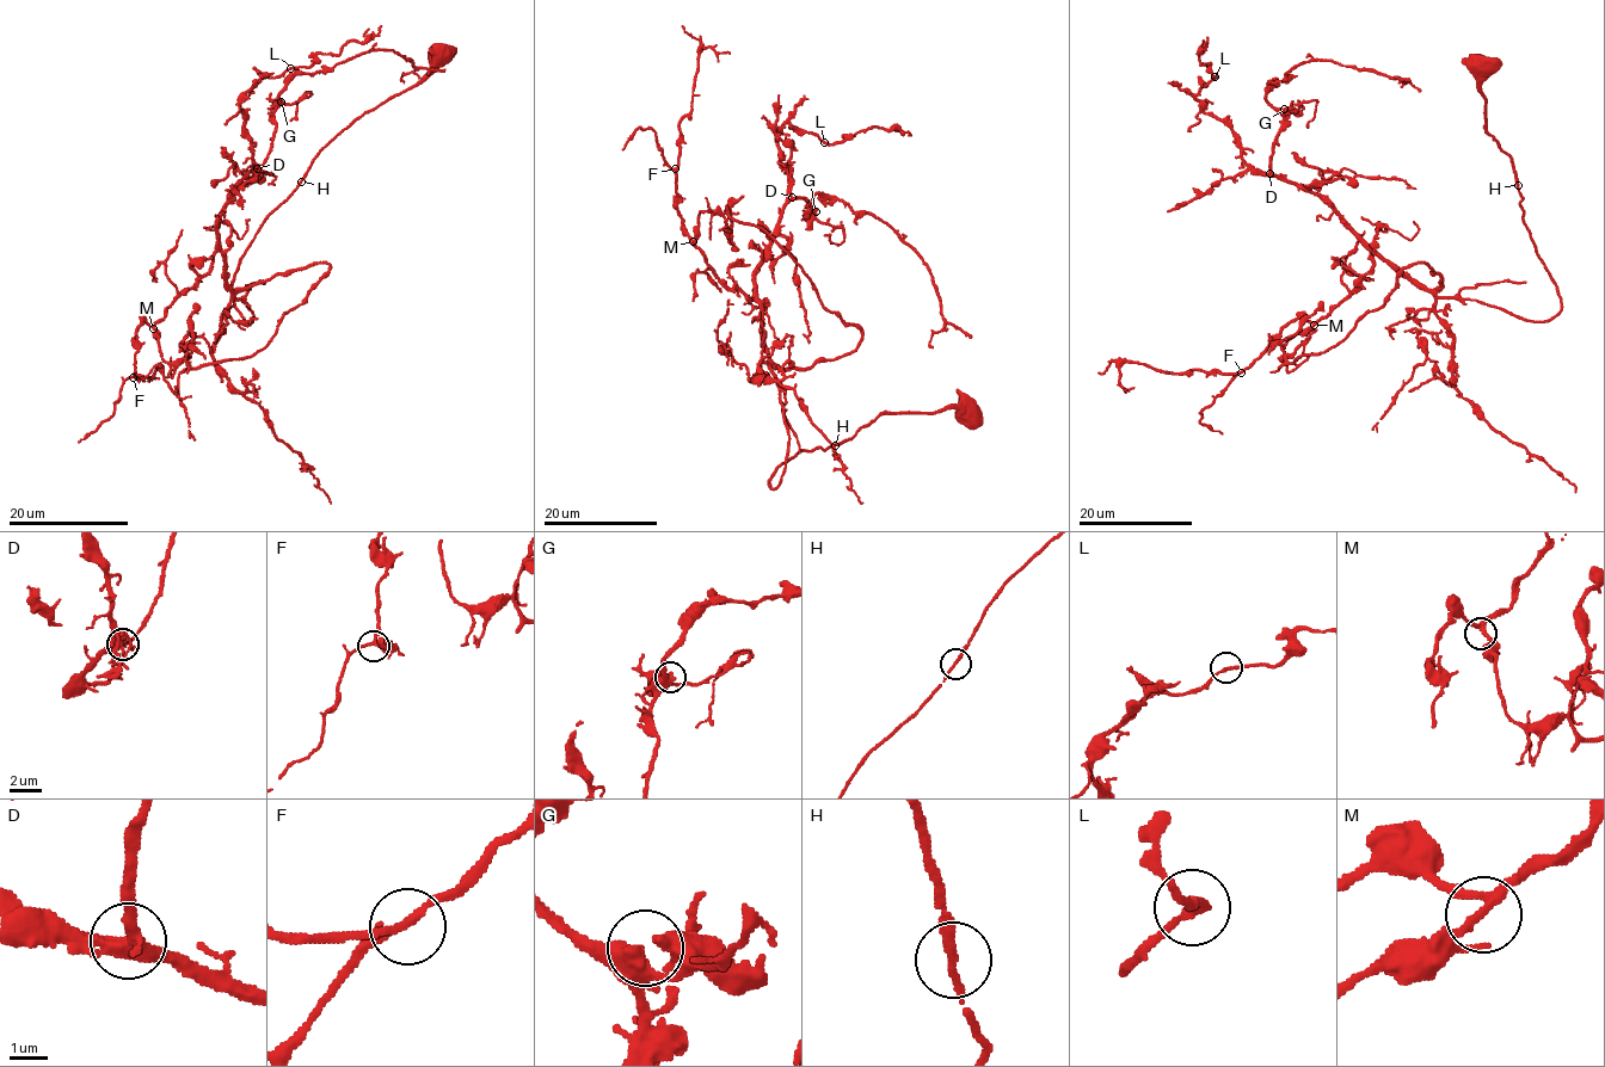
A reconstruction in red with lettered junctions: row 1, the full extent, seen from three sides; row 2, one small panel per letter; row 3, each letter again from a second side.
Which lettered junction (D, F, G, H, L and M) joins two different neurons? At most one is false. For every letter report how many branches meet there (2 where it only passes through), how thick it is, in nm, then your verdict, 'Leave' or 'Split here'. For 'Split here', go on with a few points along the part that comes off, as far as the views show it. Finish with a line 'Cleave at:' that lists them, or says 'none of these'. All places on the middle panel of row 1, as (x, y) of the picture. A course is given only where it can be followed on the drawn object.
D: Branches: 3. Thickness 280 nm. Leave
F: Branches: 3. Thickness 200 nm. Leave
G: Branches: 2. Thickness 440 nm. Leave
H: Branches: 2. Thickness 190 nm. Leave
L: Branches: 2. Thickness 180 nm. Leave
M: Branches: 3. Thickness 240 nm. Leave
Cleave at: none of these

